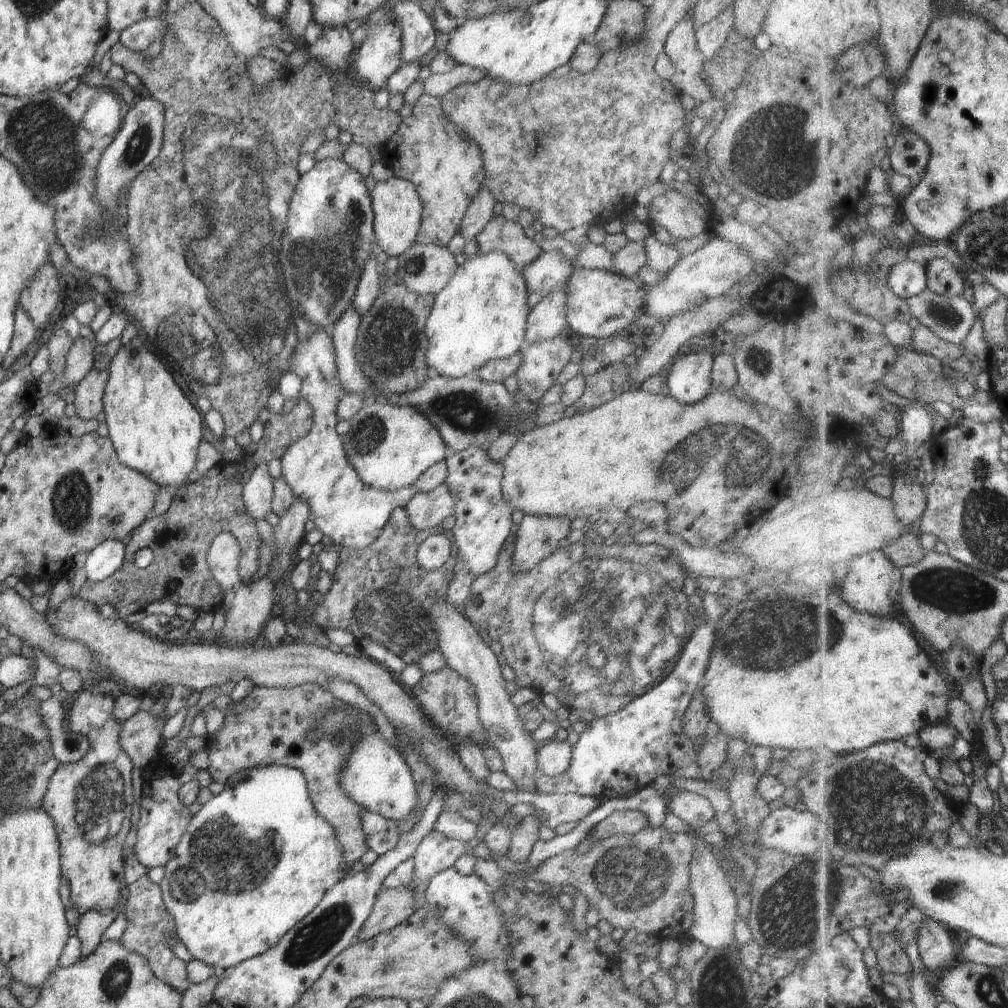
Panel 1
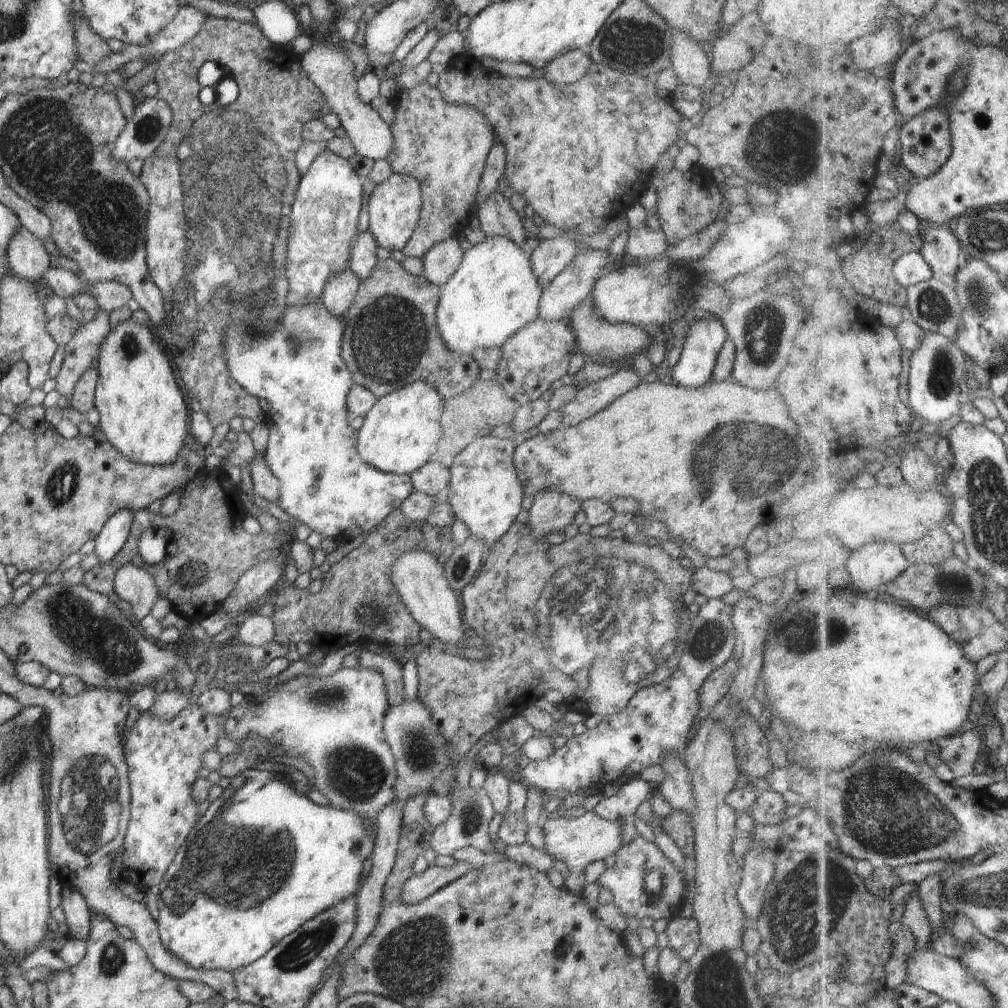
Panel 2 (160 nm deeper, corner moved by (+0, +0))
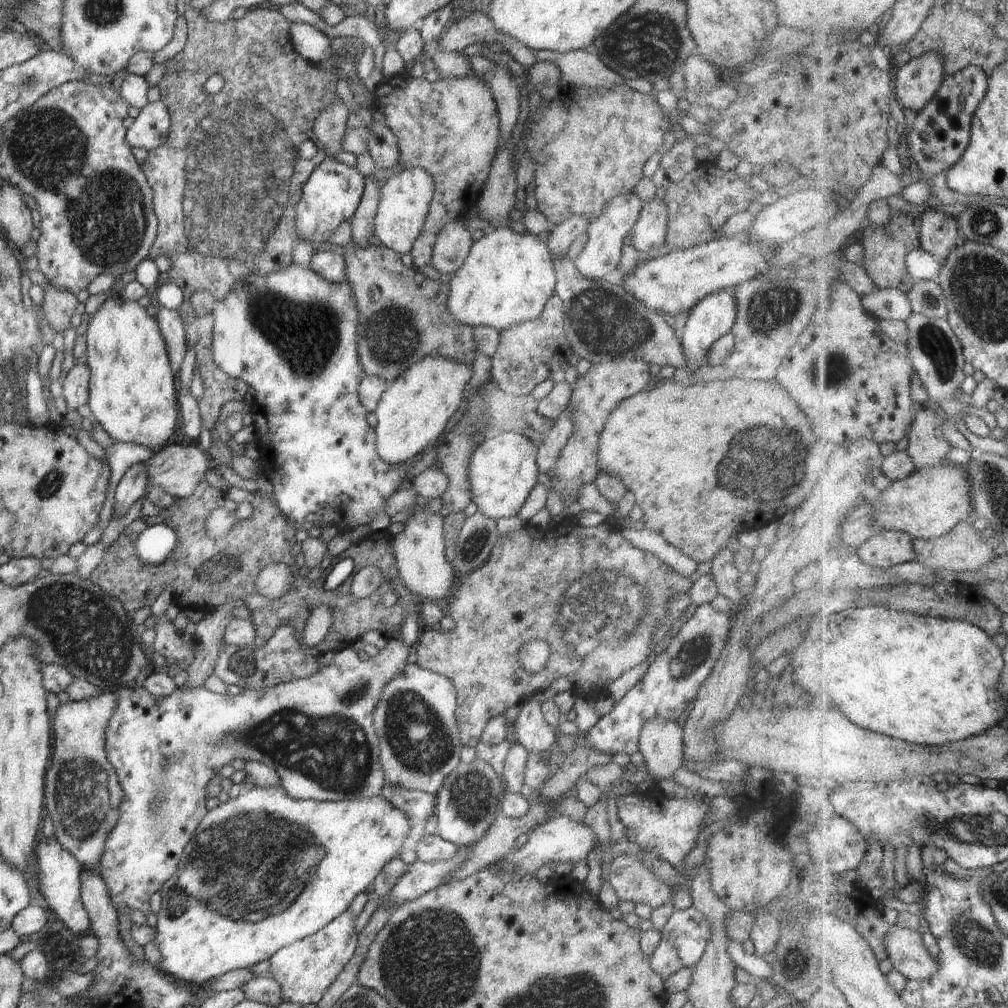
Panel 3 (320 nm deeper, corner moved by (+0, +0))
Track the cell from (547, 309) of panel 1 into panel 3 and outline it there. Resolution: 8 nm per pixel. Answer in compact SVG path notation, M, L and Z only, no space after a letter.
M634 191L626 192L622 196L616 196L604 206L604 212L591 222L588 226L588 240L578 258L573 261L574 268L588 280L605 280L604 277L610 272L618 269L622 260L622 248L624 238L634 229L634 224L638 221L643 202Z

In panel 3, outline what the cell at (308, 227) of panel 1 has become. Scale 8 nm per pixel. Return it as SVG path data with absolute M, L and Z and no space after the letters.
M327 156L319 166L314 168L311 176L304 184L300 201L296 206L294 226L298 240L310 241L314 244L330 242L334 231L343 223L354 217L364 192L365 178L356 168L338 162L336 158Z

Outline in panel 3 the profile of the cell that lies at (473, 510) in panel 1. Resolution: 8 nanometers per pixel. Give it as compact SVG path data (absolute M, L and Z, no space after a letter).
M504 432L500 435L483 440L472 452L468 462L468 488L470 488L470 500L478 508L478 512L486 518L492 518L494 522L502 518L518 516L522 505L530 492L535 488L539 469L537 468L537 448L526 438L516 432Z

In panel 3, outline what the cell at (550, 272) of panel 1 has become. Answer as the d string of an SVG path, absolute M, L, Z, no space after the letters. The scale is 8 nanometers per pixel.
M584 214L580 216L572 216L566 221L550 226L550 238L546 240L546 250L550 252L552 262L554 260L562 260L564 256L568 257L568 250L578 236L587 232L589 226L588 218L584 218Z

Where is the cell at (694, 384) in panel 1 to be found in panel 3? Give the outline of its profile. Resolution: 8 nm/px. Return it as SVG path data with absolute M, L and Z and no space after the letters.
M718 290L716 294L710 294L704 300L696 302L696 306L692 306L688 314L686 326L681 330L682 339L681 346L684 350L684 358L686 358L686 370L696 370L700 364L707 361L708 350L712 348L712 344L731 333L736 319L737 304L734 294L729 290Z

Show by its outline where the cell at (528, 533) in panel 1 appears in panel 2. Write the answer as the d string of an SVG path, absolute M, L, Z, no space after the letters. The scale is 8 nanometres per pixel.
M548 487L534 495L527 525L537 541L544 541L549 533L564 531L571 525L580 510L581 502L576 498L556 487Z

